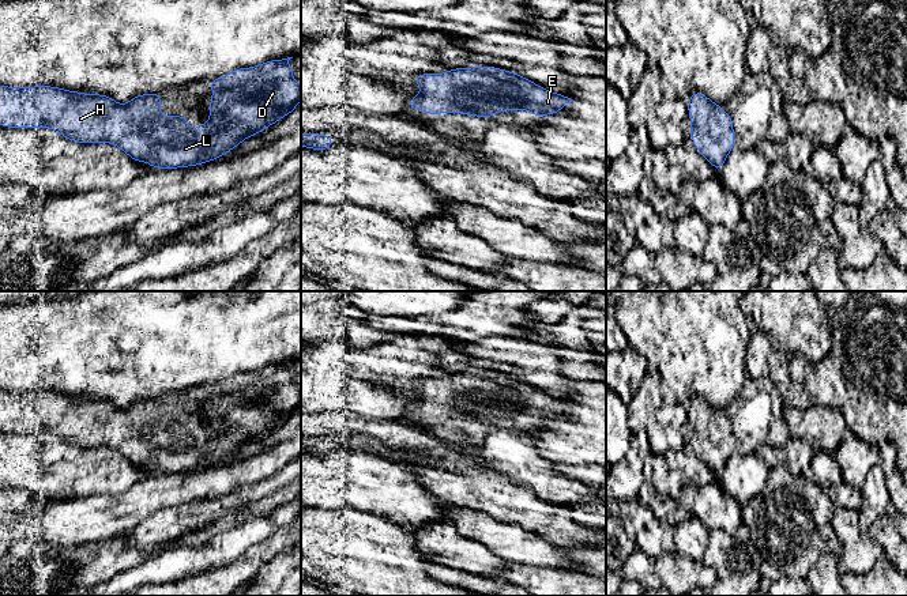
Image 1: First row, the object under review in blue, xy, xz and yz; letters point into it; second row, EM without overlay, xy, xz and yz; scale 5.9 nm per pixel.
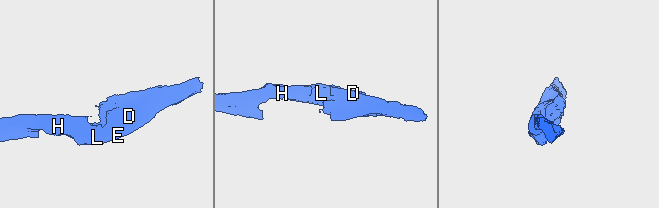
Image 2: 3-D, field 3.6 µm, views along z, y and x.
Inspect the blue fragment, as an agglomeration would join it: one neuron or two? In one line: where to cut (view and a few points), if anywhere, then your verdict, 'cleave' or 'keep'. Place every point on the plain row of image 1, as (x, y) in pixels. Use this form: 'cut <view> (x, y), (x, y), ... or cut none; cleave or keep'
cut none; keep

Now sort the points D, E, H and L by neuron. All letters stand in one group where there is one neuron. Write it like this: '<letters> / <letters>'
D E H L

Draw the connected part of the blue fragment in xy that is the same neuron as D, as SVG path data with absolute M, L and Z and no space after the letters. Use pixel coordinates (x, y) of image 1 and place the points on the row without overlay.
M293 362L282 363L282 365L270 365L263 369L248 371L248 373L238 373L232 377L229 377L225 381L221 381L218 384L210 385L210 393L211 399L210 403L210 425L203 427L197 434L192 434L188 430L188 422L187 420L168 420L166 423L161 419L161 396L151 397L151 399L140 399L135 400L128 408L117 408L112 401L102 400L102 399L86 399L79 396L69 396L60 392L53 391L31 391L31 392L8 392L8 391L0 391L0 431L5 433L52 433L56 437L59 437L64 444L69 444L72 446L89 449L89 448L112 448L117 450L121 456L124 456L131 464L136 467L147 467L150 472L155 474L180 474L180 472L191 472L203 469L211 465L217 465L219 461L227 459L233 453L236 453L238 449L241 449L245 444L263 437L272 429L278 427L283 422L286 422L289 418L294 418L297 408L301 405L301 391L296 386L293 382L293 376L289 369L289 365Z

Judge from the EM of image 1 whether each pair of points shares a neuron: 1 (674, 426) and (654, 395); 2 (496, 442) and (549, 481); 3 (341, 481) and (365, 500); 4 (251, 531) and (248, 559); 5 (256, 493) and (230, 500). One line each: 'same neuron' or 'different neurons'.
1: same neuron
2: same neuron
3: same neuron
4: different neurons
5: same neuron

